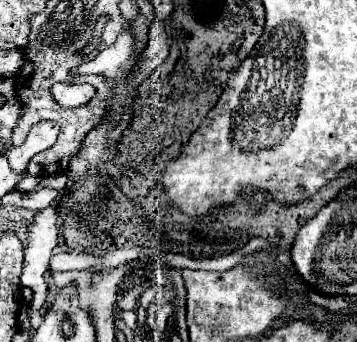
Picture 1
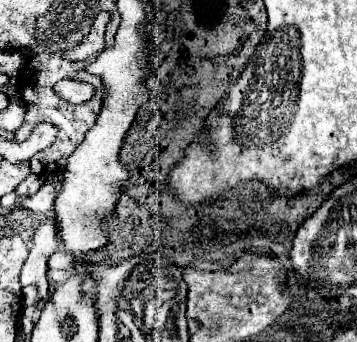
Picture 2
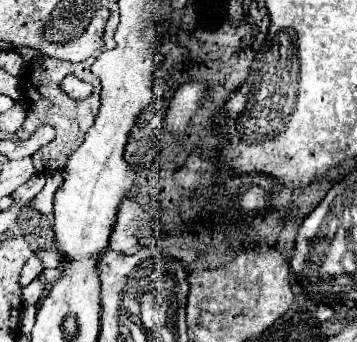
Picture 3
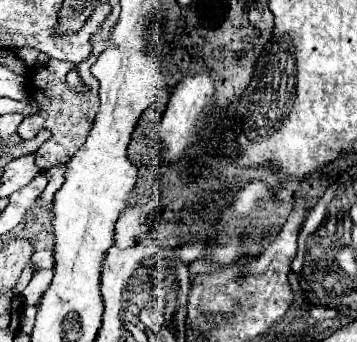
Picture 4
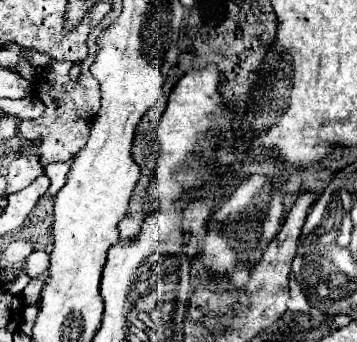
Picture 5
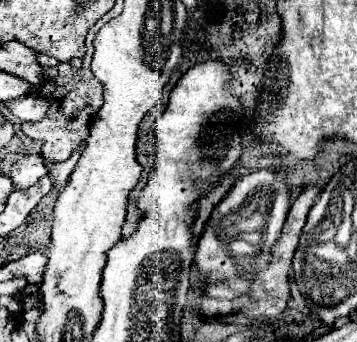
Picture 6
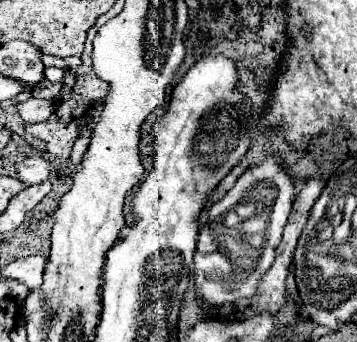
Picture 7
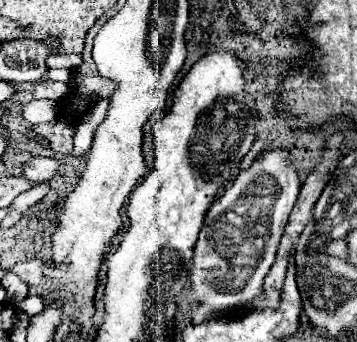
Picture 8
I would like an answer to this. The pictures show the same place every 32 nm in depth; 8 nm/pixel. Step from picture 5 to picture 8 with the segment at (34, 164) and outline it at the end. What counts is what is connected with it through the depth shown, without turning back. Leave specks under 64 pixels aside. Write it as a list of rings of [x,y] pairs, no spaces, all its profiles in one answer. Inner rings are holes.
[[[30,158],[24,166],[22,166],[22,176],[30,182],[48,182],[56,172],[58,172],[60,162],[54,158]]]

